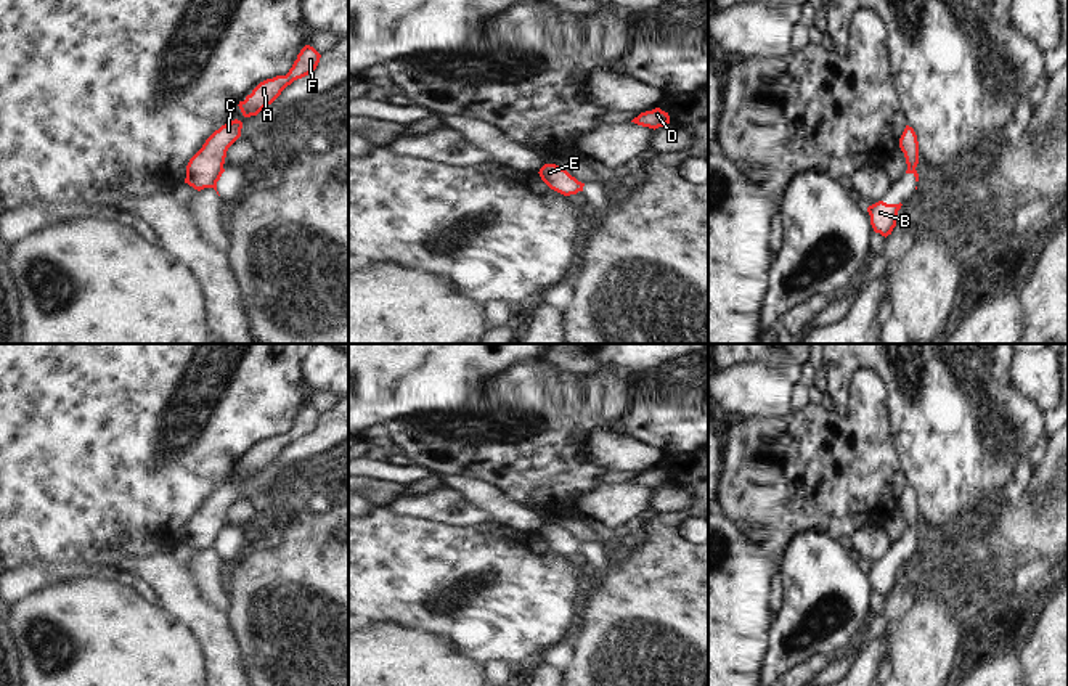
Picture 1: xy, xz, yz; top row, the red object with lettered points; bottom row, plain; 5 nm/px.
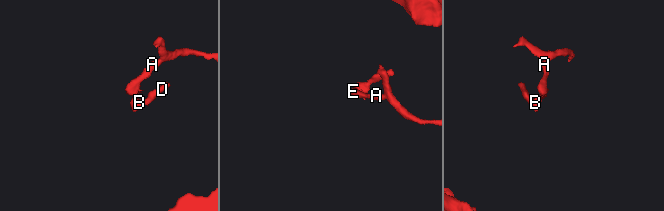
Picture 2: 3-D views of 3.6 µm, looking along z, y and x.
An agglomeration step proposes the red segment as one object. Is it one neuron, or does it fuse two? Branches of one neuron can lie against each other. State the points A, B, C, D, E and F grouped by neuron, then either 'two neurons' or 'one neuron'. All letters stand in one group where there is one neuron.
A C E F / B D | two neurons

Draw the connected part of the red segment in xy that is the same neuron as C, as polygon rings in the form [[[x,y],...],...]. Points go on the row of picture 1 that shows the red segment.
[[[234,119],[215,130],[186,165],[185,183],[201,191],[210,188],[223,169],[228,148],[241,137],[243,122]]]

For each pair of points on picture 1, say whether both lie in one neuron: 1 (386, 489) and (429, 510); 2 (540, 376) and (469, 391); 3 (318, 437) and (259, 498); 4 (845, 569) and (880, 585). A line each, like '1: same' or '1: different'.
1: different
2: different
3: same
4: different

